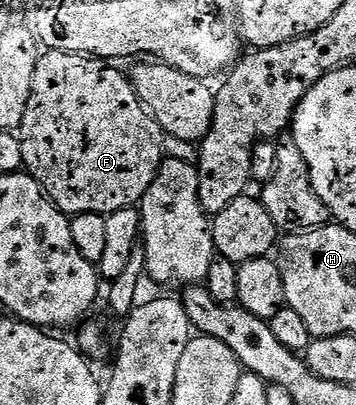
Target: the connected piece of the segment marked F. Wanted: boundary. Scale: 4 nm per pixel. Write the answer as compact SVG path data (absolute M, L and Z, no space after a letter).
M45 49L38 60L38 68L34 68L34 84L30 88L30 104L26 108L24 125L22 127L22 156L24 157L24 170L38 180L40 187L44 189L48 199L53 202L59 210L69 216L73 214L95 214L110 215L119 210L135 207L146 196L146 188L154 184L154 176L158 176L158 168L166 157L164 152L165 132L156 123L148 110L140 103L140 97L136 95L136 89L132 87L132 79L127 73L119 70L119 65L109 64L103 58L94 58L91 54L75 54L65 50Z

